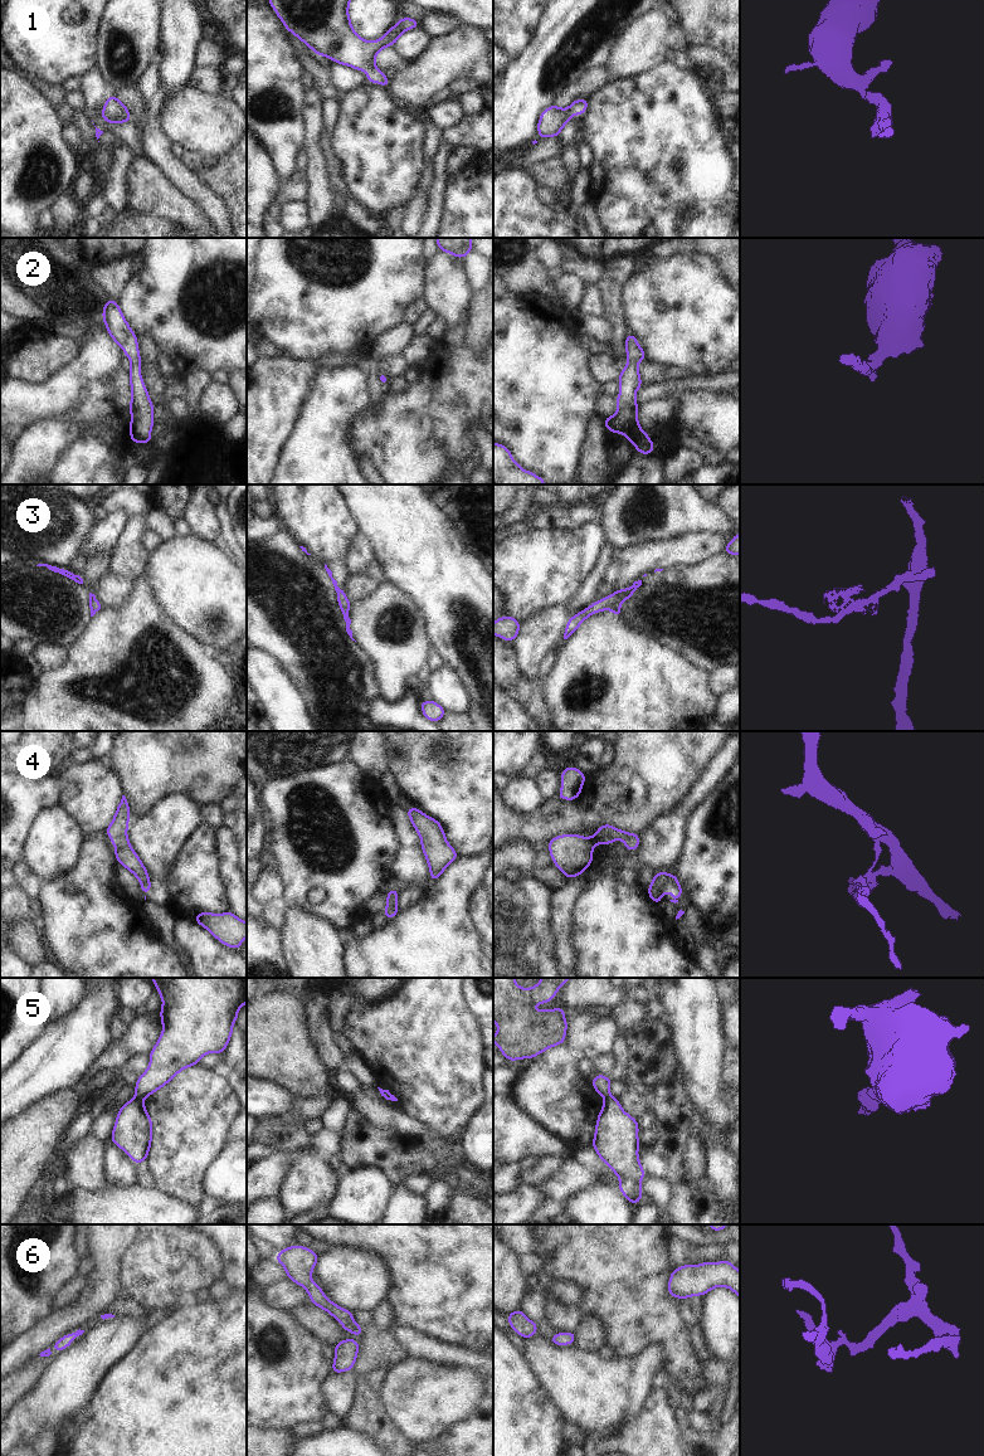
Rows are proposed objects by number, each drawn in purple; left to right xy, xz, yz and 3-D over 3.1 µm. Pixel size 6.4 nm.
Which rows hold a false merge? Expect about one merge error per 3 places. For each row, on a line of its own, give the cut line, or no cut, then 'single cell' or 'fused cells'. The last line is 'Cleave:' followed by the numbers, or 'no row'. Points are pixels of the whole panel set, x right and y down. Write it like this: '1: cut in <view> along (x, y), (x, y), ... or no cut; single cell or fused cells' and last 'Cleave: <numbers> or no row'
1: no cut; single cell
2: no cut; single cell
3: no cut; single cell
4: cut in yz along (670, 876), (661, 892); fused cells
5: cut in xy along (135, 1096), (141, 1099); fused cells
6: no cut; single cell
Cleave: 4, 5

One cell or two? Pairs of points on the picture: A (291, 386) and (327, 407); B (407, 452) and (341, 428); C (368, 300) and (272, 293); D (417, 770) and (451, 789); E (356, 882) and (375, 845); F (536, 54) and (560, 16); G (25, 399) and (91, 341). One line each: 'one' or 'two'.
A: two
B: two
C: one
D: one
E: one
F: one
G: one

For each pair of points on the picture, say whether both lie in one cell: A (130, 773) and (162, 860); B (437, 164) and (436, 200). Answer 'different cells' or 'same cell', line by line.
A: different cells
B: same cell

